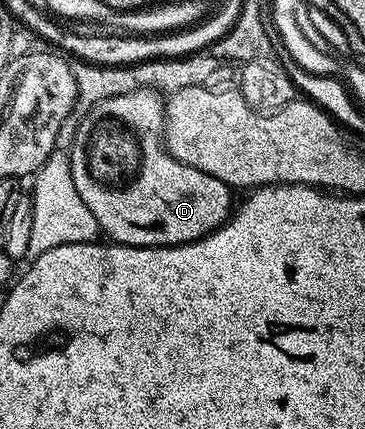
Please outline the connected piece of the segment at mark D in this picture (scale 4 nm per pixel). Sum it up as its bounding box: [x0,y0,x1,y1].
[68,87,233,247]

